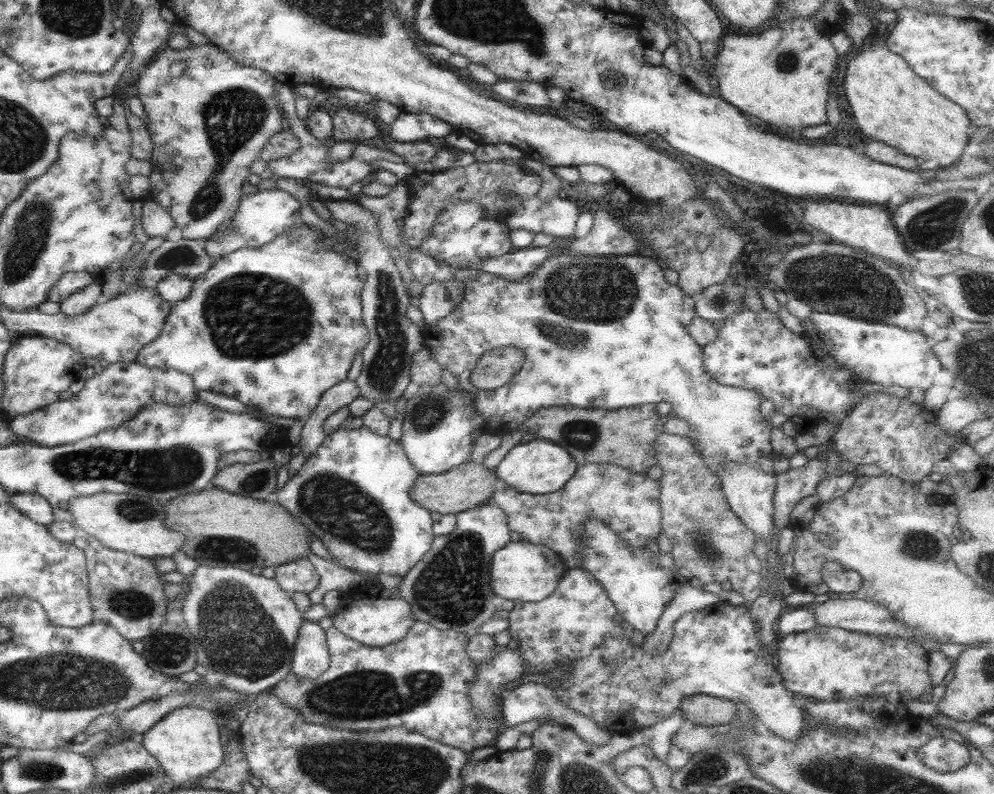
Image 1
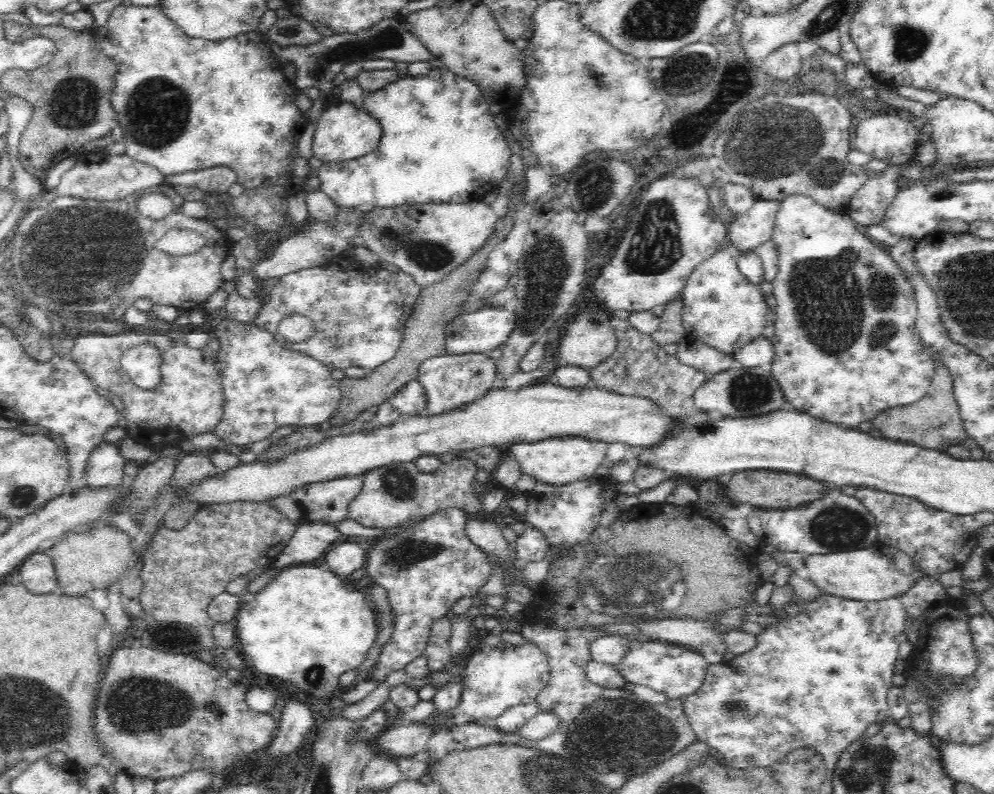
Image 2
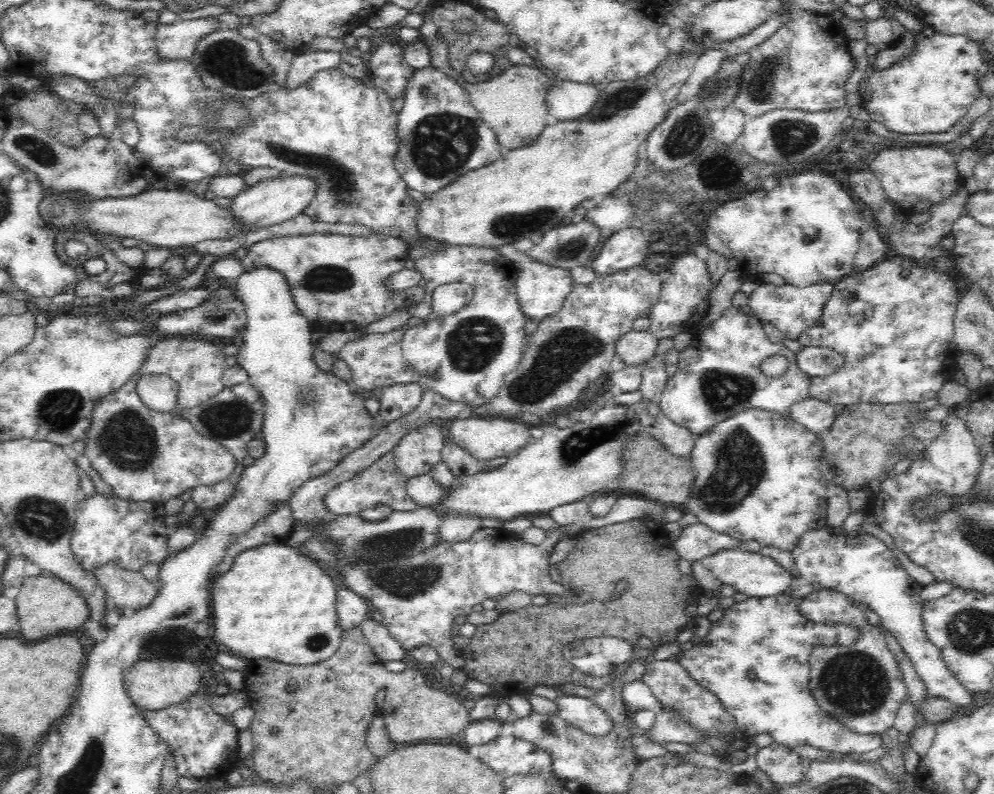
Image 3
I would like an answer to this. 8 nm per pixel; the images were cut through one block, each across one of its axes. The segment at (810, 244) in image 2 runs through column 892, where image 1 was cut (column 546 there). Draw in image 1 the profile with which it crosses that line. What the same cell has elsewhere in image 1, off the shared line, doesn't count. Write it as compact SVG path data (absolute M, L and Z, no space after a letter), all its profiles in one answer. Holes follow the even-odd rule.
M411 251L406 258L409 272L414 280L419 284L429 284L434 282L441 282L446 280L454 280L462 282L464 286L464 297L461 302L458 302L451 313L446 314L445 318L441 318L433 327L423 325L421 336L427 344L427 350L433 357L433 361L441 367L441 370L450 372L458 382L458 387L471 397L472 408L477 414L477 418L482 420L483 430L485 434L495 434L501 437L509 430L515 430L516 426L524 420L527 420L537 408L560 407L569 404L577 406L577 408L601 408L604 411L628 409L632 406L639 405L655 405L657 402L667 402L670 404L671 416L679 418L686 422L688 426L689 437L696 446L704 465L709 469L717 469L718 464L726 464L726 462L756 462L761 470L765 473L773 475L771 468L773 451L769 444L769 430L770 423L765 421L759 412L759 406L762 402L762 397L754 391L749 391L741 388L733 388L733 386L723 386L717 384L704 372L701 360L702 352L695 341L689 336L686 326L689 326L691 320L695 318L694 301L690 296L683 294L681 289L675 284L669 284L664 279L664 267L655 258L644 257L639 254L621 256L621 255L605 255L605 256L572 256L571 254L548 256L539 266L534 270L533 274L528 274L525 278L517 282L509 282L504 278L499 278L485 272L484 270L477 269L457 269L453 266L448 266L445 263L437 262L430 256L425 256L423 253ZM509 347L519 352L523 352L523 365L518 372L511 377L509 383L501 386L500 388L485 391L478 390L471 386L470 374L473 367L479 361L479 358L489 350L495 348Z

